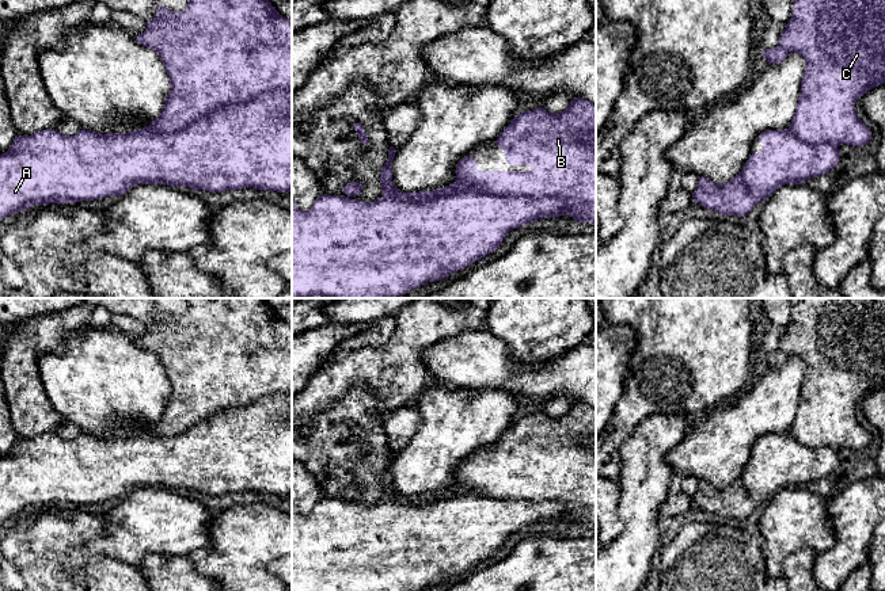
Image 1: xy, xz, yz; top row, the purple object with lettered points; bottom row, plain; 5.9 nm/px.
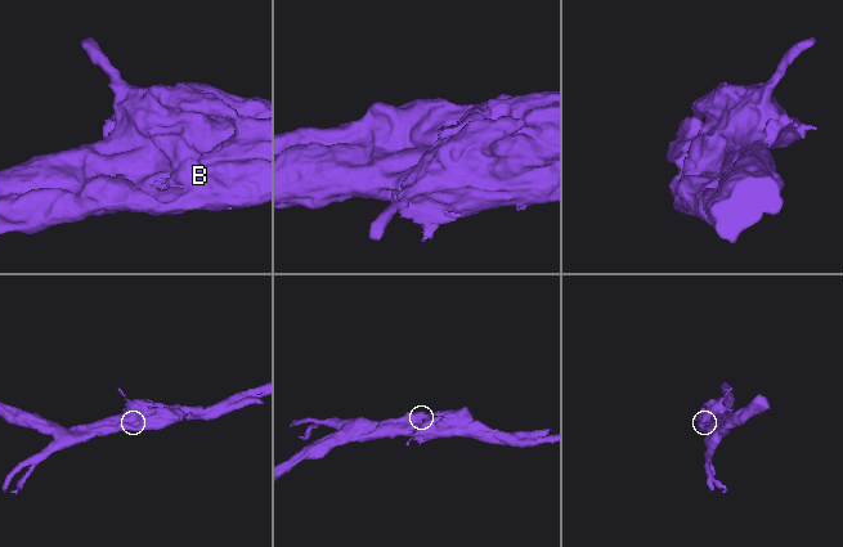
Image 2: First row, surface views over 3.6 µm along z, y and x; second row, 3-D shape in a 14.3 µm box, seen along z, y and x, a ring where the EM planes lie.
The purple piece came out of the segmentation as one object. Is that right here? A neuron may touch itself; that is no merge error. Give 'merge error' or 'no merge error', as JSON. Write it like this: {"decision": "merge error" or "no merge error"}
{"decision": "merge error"}

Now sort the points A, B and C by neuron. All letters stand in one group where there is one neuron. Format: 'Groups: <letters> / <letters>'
Groups: A B / C

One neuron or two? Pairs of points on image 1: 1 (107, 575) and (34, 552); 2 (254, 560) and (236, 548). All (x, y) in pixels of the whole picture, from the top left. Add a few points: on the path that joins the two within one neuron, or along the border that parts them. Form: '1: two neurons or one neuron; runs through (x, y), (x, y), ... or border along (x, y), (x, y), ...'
1: one neuron; runs through (90, 572), (79, 569), (52, 552)
2: one neuron; runs through (250, 556), (240, 548)

